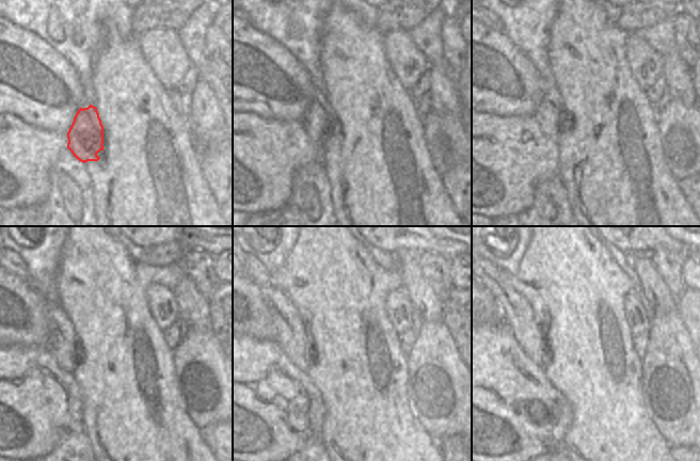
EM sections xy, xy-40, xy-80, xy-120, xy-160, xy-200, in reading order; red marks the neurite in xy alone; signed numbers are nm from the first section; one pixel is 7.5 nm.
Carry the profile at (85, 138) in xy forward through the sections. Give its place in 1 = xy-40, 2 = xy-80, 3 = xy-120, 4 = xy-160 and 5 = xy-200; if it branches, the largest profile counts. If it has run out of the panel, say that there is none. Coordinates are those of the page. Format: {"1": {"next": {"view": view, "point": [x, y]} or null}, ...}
{"1": {"next": {"view": "xy-40", "point": [314, 121]}}, "2": {"next": {"view": "xy-80", "point": [546, 114]}}, "3": {"next": {"view": "xy-120", "point": [60, 344]}}, "4": {"next": {"view": "xy-160", "point": [289, 331]}}, "5": {"next": {"view": "xy-200", "point": [516, 313]}}}

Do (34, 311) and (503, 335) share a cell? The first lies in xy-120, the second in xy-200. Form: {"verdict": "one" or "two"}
{"verdict": "two"}

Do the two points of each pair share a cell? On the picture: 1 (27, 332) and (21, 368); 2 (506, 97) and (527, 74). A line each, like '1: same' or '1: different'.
1: different
2: same

